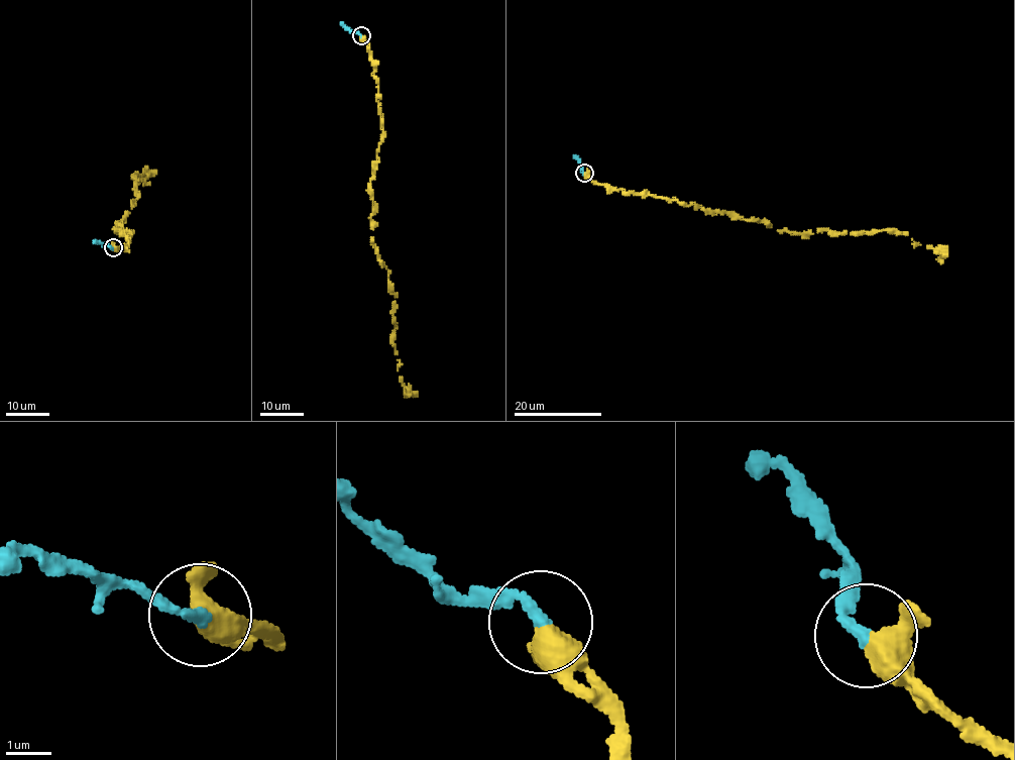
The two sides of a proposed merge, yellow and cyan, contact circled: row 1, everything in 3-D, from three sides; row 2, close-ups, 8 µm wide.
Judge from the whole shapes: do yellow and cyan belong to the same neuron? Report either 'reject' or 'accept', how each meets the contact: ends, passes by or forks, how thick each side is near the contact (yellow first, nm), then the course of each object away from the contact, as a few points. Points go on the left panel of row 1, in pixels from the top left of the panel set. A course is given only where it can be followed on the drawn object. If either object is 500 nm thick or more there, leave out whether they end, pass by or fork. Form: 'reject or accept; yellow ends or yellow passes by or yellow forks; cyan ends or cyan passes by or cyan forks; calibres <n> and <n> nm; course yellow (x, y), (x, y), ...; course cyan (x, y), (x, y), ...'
accept; yellow passes by; cyan ends; calibres 440 and 260 nm; course yellow (113, 247), (128, 243), (131, 232), (116, 230), (115, 223), (137, 194), (135, 173), (138, 179), (156, 172); course cyan (113, 247), (94, 242)

